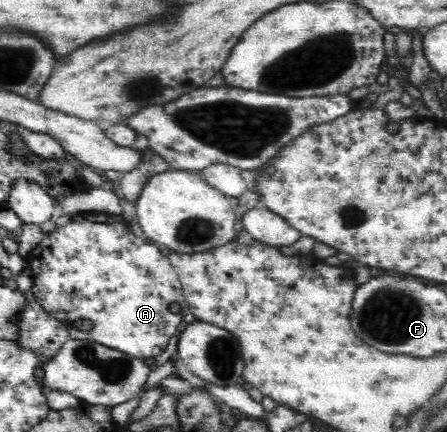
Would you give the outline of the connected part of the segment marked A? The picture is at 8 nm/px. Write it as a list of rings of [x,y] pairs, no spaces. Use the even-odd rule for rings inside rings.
[[[94,212],[76,220],[70,219],[59,229],[46,234],[42,242],[23,258],[32,269],[31,291],[35,300],[50,316],[66,323],[72,339],[92,340],[140,359],[156,357],[164,352],[172,335],[177,333],[178,324],[189,312],[178,273],[171,266],[169,257],[162,255],[156,243],[134,235],[122,215]],[[171,302],[179,304],[181,311],[171,312]],[[80,318],[90,320],[92,328],[79,330],[73,327],[73,322]]]

